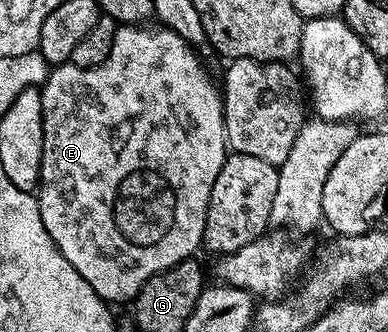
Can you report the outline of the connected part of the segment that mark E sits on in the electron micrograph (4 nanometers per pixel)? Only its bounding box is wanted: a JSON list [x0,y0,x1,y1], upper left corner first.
[37,25,227,305]

